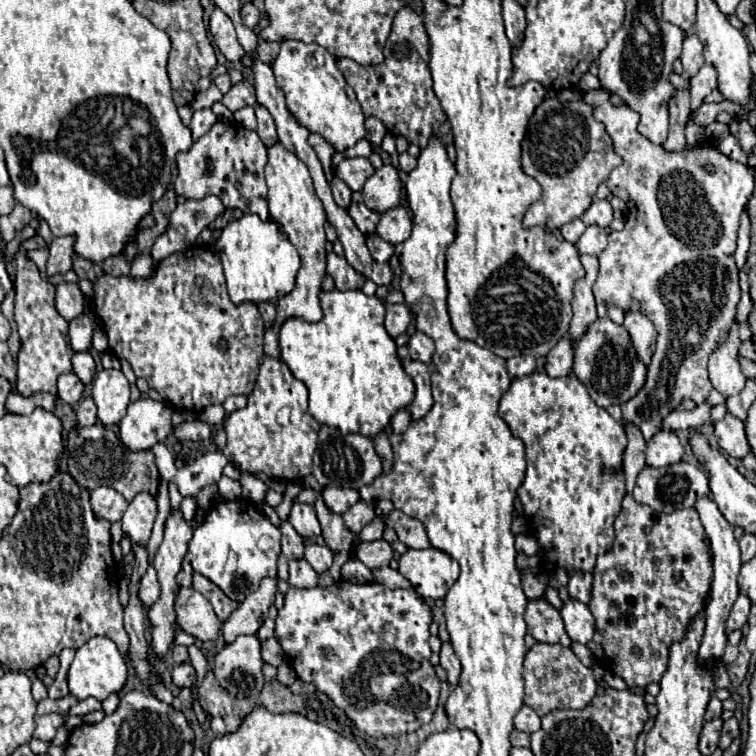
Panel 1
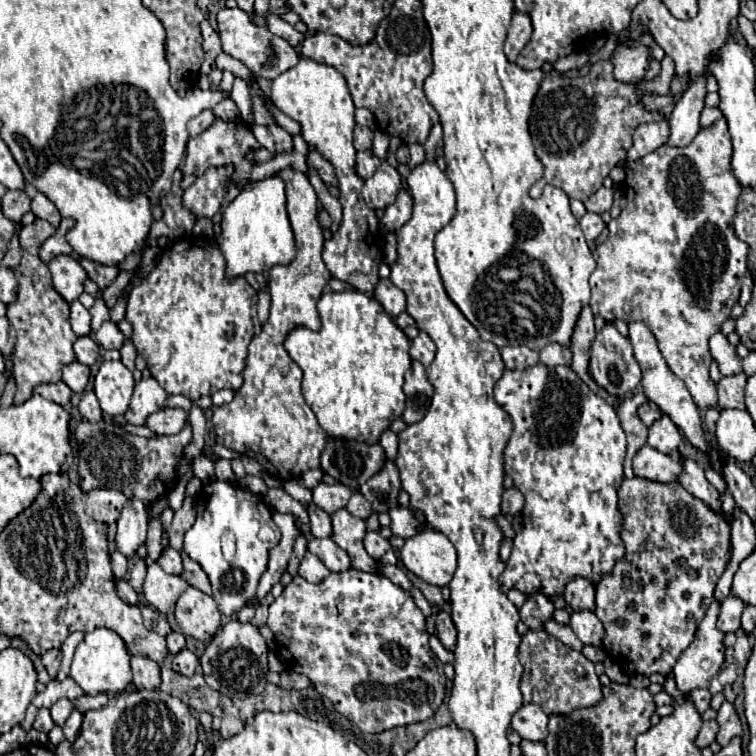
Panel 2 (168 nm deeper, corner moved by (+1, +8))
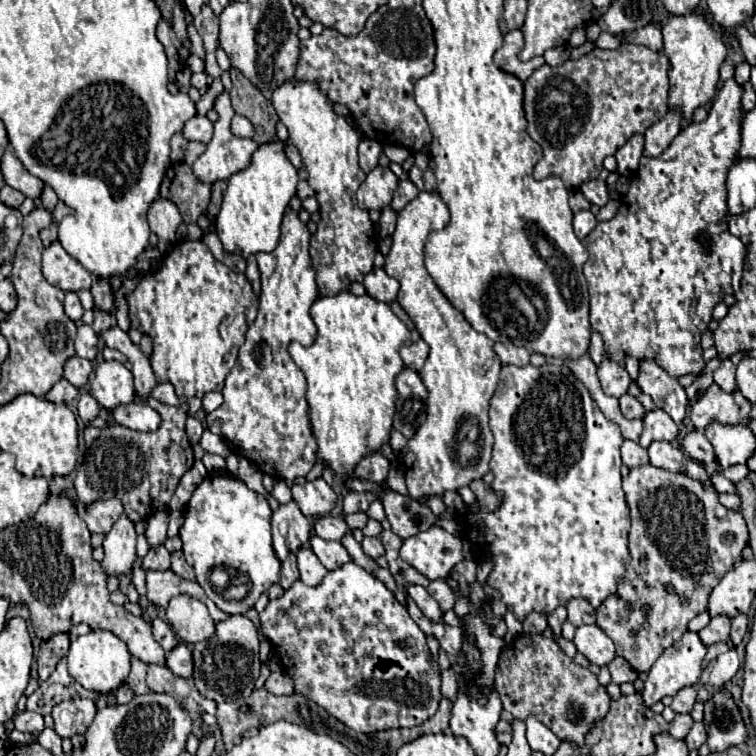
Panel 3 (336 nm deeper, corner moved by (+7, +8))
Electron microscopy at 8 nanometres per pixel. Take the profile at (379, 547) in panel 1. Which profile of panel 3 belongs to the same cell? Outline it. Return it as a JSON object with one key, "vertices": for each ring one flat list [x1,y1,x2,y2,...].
{"vertices":[[364,538,364,542,362,542,362,550,370,556,370,558,378,558,378,556,384,556,384,546,382,546,382,542,380,542,380,538]]}

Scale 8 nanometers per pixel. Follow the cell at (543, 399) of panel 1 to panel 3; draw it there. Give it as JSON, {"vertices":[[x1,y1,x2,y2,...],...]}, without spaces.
{"vertices":[[544,364,540,368,536,366,502,366,500,382,498,388,492,396,490,404,490,428,494,434,494,448,492,448,492,458,490,458,490,472,494,474,494,482,490,484,490,490,494,490,500,496,500,506,494,512,482,512,478,500,470,506,466,506,464,514,460,514,458,524,460,524,460,538,468,540,476,548,482,550,484,556,488,556,494,564,492,572,488,574,488,584,496,588,502,594,502,600,506,602,508,610,522,622,530,612,538,612,542,616,550,616,554,608,566,606,568,600,572,598,586,598,594,608,598,608,610,594,616,592,618,582,624,578,626,568,630,564,630,552,628,552,628,530,630,530,630,512,626,504,626,496,622,490,622,480,620,480,620,446,622,446,622,436,614,424,610,424,602,412,598,412,598,406,590,398,586,386,570,372,568,366,560,364]]}

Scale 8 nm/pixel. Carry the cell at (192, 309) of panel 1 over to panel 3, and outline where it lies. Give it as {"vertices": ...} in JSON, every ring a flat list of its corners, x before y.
{"vertices":[[180,240,174,250,162,260,160,268,152,274,144,274,136,286,136,290,128,296,130,306,130,322,142,334,152,336,152,370,158,382,172,382,178,398,202,398,206,392,222,392,224,380,230,374,240,344,244,342,244,334,258,313,259,299,252,290,252,284,246,280,242,272,230,270,226,264,218,262,208,246,202,240]]}

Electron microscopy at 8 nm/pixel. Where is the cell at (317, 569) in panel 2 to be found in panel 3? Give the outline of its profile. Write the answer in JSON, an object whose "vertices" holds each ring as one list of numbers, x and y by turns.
{"vertices":[[300,548,298,568,300,568,300,580,306,586,318,586,322,582,322,578,328,574,324,564,316,558,316,554,310,548]]}

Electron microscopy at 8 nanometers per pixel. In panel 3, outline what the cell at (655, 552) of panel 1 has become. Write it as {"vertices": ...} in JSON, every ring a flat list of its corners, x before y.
{"vertices":[[644,464,632,468,630,474,622,478,622,488,626,492,626,502,632,516,632,562,626,576,620,580,616,594,604,600,604,604,596,610,596,616,598,628,606,632,608,638,616,644,616,654,626,658,636,672,648,672,656,658,686,632,688,622,706,610,710,590,724,578,726,572,732,570,734,562,742,558,742,550,748,544,748,528,740,512,720,504,712,482,706,486,700,480,686,476,684,472,670,472,652,464]]}

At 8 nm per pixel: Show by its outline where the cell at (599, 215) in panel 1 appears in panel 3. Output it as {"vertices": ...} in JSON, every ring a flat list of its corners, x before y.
{"vertices":[[596,178,596,180,588,180,588,182,580,184,580,188,578,188,578,190,584,194,584,198,586,198,588,202,598,204,598,206,604,206,604,204,610,200,606,182,602,182,602,180,598,180,598,178]]}

